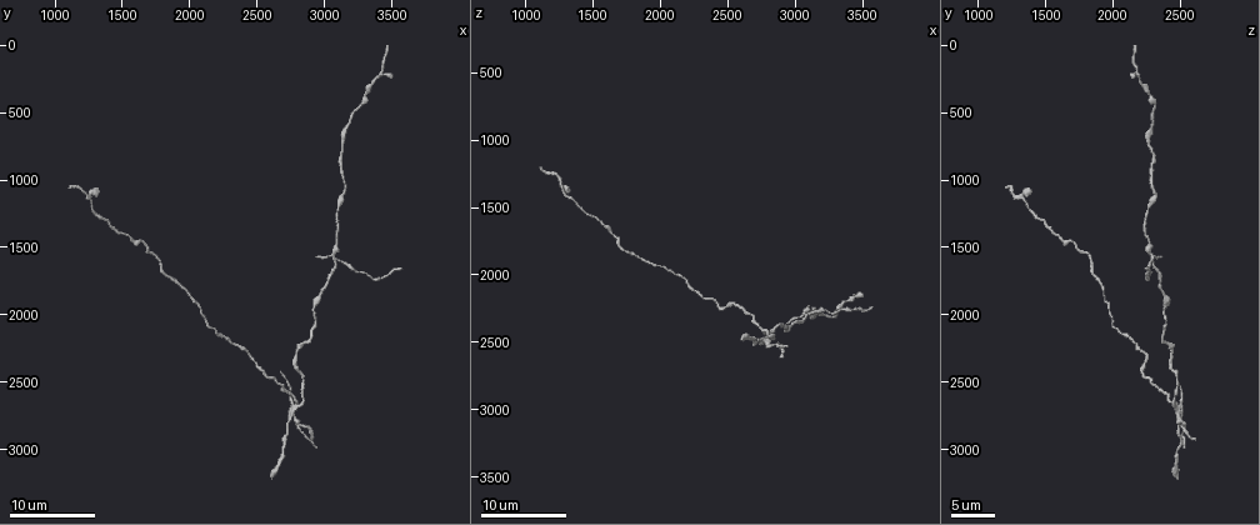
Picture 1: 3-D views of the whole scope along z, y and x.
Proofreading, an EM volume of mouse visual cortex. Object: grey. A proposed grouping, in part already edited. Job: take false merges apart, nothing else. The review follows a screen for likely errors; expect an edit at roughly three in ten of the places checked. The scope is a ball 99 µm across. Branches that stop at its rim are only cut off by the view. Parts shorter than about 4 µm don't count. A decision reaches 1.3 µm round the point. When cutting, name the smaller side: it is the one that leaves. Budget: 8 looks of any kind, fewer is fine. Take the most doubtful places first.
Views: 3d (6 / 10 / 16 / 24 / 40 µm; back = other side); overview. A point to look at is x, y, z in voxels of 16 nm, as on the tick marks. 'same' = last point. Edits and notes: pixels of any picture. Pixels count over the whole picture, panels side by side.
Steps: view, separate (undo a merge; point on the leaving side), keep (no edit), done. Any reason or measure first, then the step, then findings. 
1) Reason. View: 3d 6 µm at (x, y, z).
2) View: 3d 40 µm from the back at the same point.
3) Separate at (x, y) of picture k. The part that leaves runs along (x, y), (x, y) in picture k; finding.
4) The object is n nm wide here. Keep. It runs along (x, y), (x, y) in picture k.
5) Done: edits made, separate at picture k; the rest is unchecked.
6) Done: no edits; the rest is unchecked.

Four-way junction. View: 3d 16 µm at (3100, 1600, 2280).

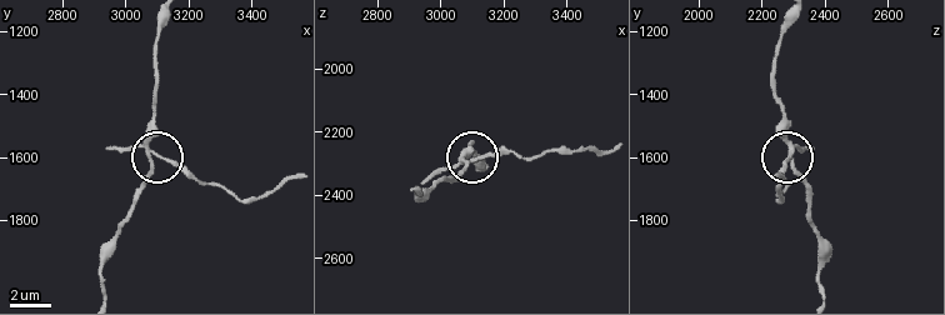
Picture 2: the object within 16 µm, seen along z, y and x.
The object is 170 nm wide here. Separate at (118, 150) of picture 2. The part that leaves runs along (795, 149), (784, 160), (790, 185), (779, 200), (776, 176) in picture 2; two cells meet here.

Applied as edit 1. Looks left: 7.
View: overview.

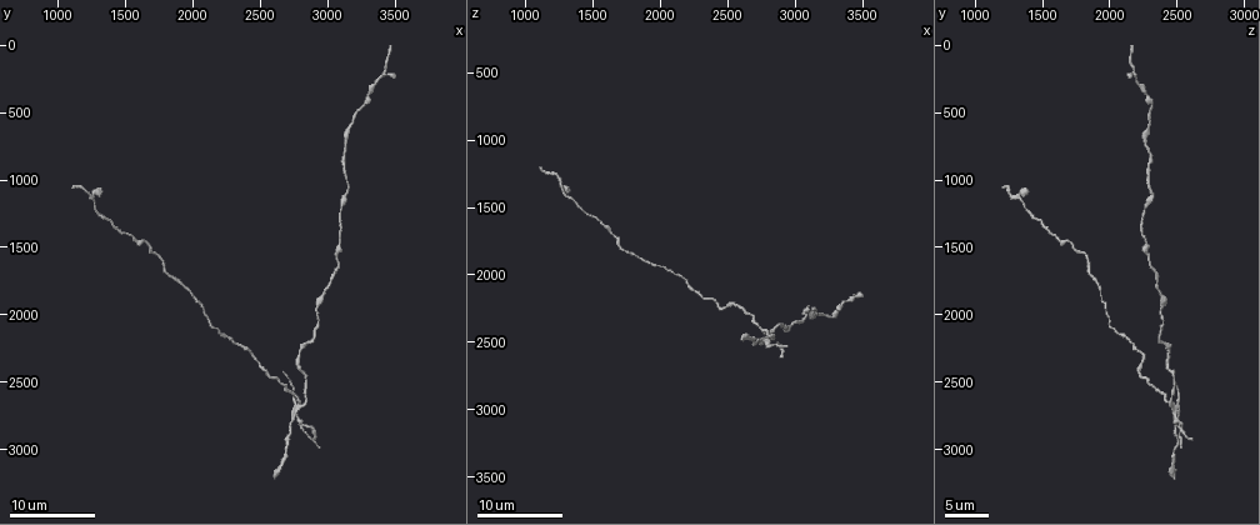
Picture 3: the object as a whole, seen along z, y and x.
A narrow waist. View: 3d 6 µm at (2800, 2280, 2420).

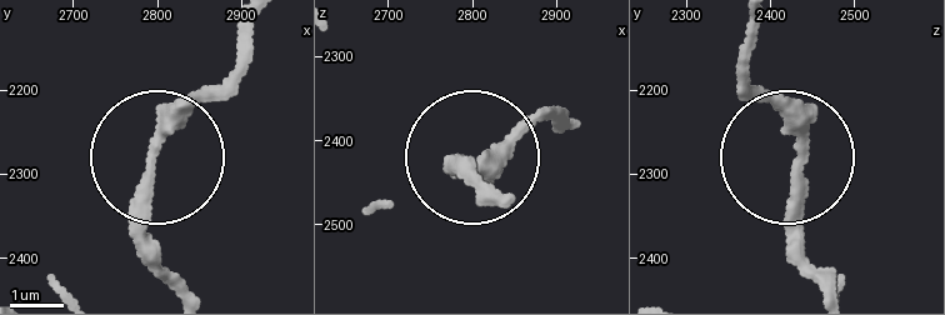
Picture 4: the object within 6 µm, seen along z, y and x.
View: 3d 6 µm from the back at (2795, 2280, 2430).

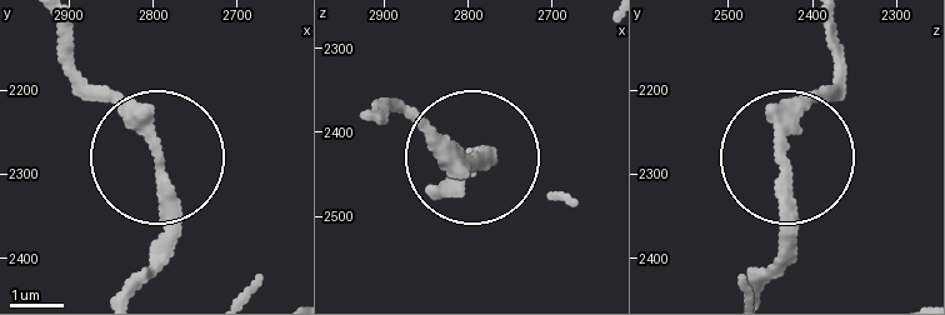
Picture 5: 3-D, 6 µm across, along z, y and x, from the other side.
Keep. It runs along (443, 195), (478, 159), (389, 105) in picture 5; one cell here.

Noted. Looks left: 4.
Thick turns thin. View: 3d 10 µm at (3180, 580, 2280).

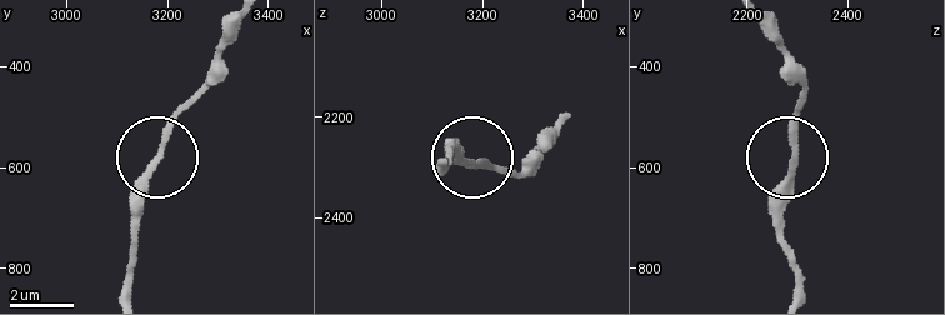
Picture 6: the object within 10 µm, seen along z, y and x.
View: 3d 10 µm from the back at (3180, 585, 2290).

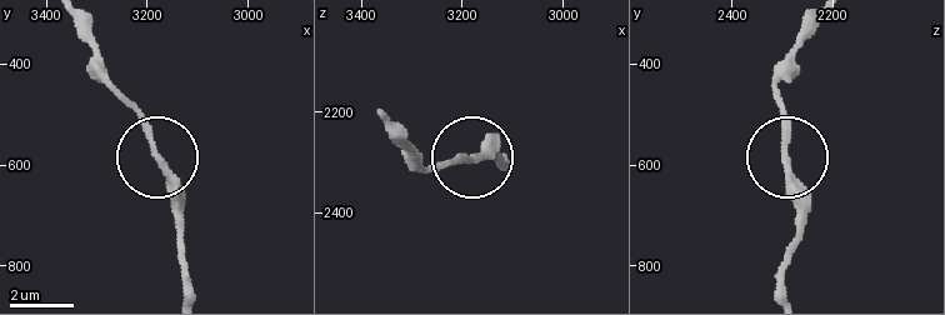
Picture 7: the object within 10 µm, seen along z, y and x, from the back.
Keep. It runs along (788, 294), (780, 269), (796, 229), (796, 189), (780, 70) in picture 7; all the same cell.

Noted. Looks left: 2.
Thick turns thin. View: 3d 10 µm at (2900, 1960, 2400).

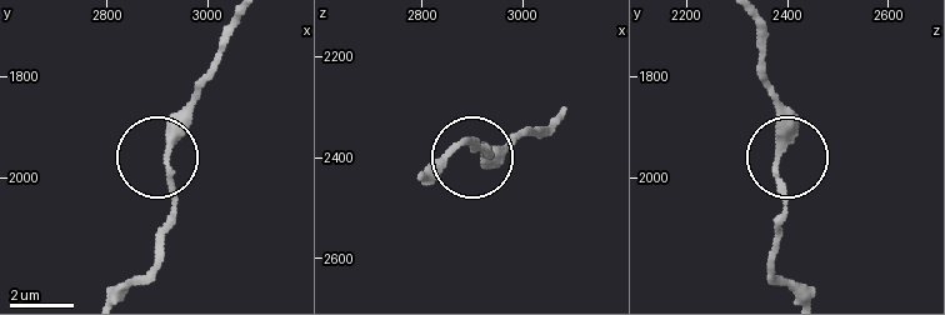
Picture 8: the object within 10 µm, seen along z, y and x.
The object is 270 nm wide here. Keep. All the same cell.

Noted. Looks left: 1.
Done: edits made, separate at picture 2; the rest is unchecked.

